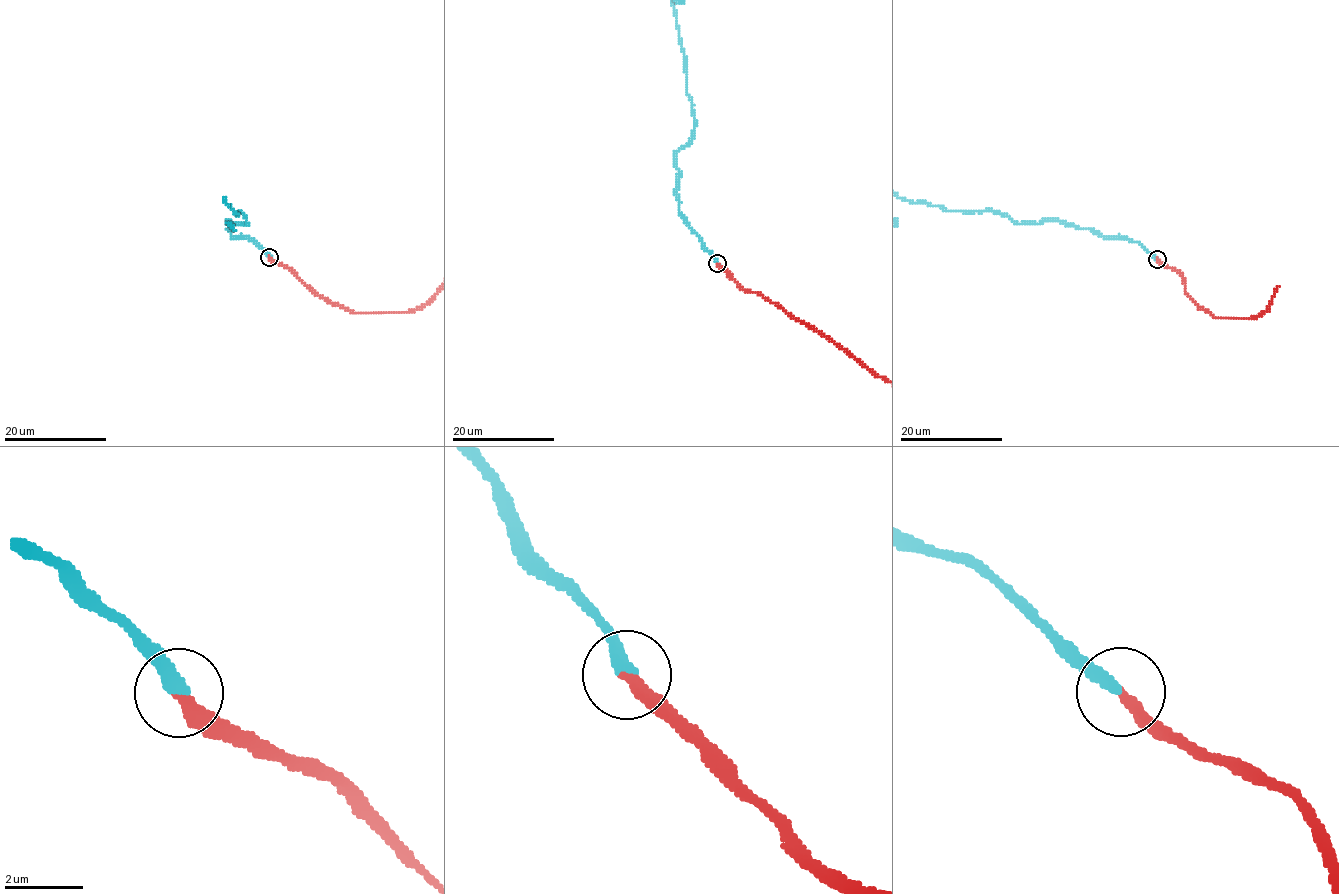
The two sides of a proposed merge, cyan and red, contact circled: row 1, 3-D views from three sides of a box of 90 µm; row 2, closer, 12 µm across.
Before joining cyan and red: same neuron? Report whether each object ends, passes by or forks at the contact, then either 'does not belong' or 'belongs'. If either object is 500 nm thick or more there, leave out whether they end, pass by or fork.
cyan ends; red ends; belongs

